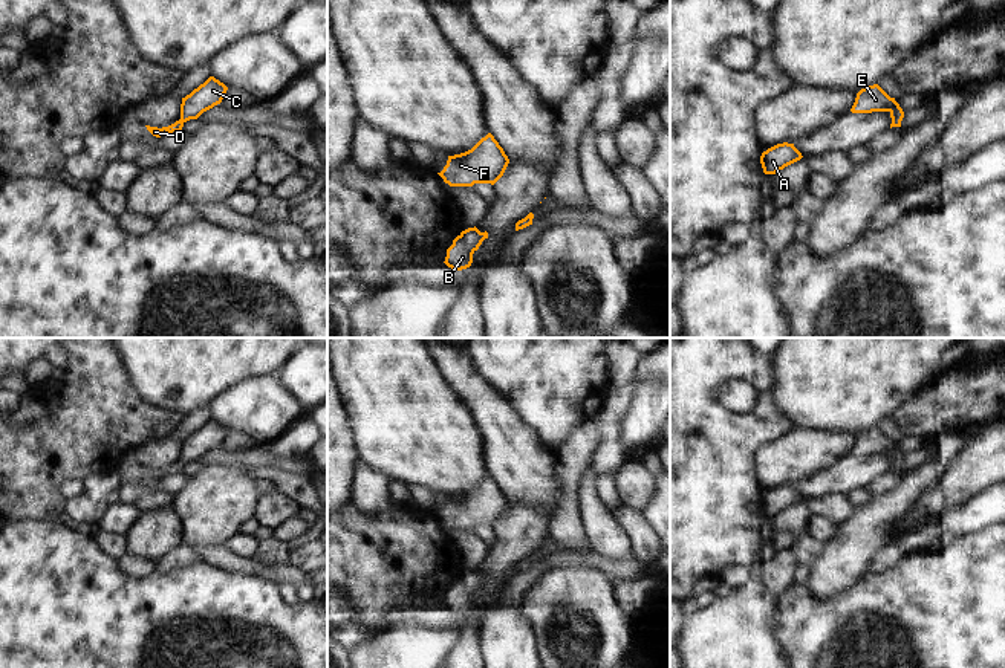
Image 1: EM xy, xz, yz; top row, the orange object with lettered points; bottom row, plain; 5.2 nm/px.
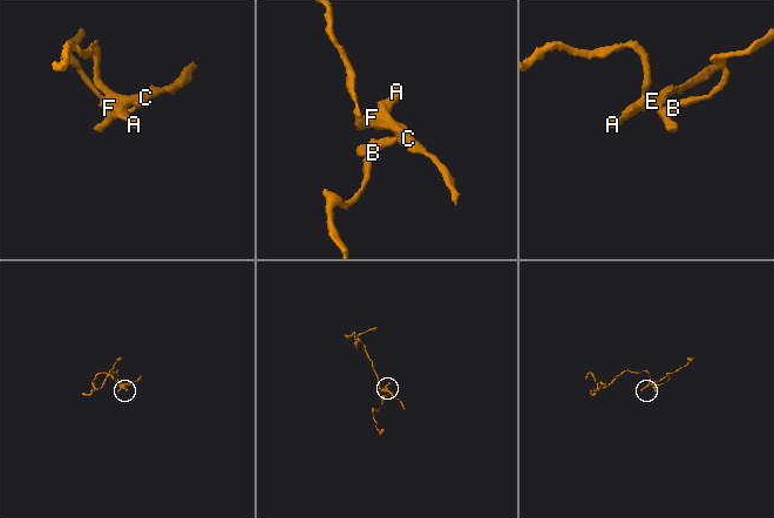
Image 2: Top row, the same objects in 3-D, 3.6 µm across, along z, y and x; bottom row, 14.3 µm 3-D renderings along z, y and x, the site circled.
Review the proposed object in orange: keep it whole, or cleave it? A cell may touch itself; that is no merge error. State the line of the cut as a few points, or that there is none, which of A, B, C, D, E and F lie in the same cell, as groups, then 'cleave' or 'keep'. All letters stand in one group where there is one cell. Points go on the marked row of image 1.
cut none; groups A B C D E F; keep

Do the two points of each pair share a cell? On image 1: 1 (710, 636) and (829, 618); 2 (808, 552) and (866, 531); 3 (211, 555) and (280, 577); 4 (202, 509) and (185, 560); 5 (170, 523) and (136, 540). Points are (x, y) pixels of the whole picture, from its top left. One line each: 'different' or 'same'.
1: different
2: different
3: same
4: different
5: same

